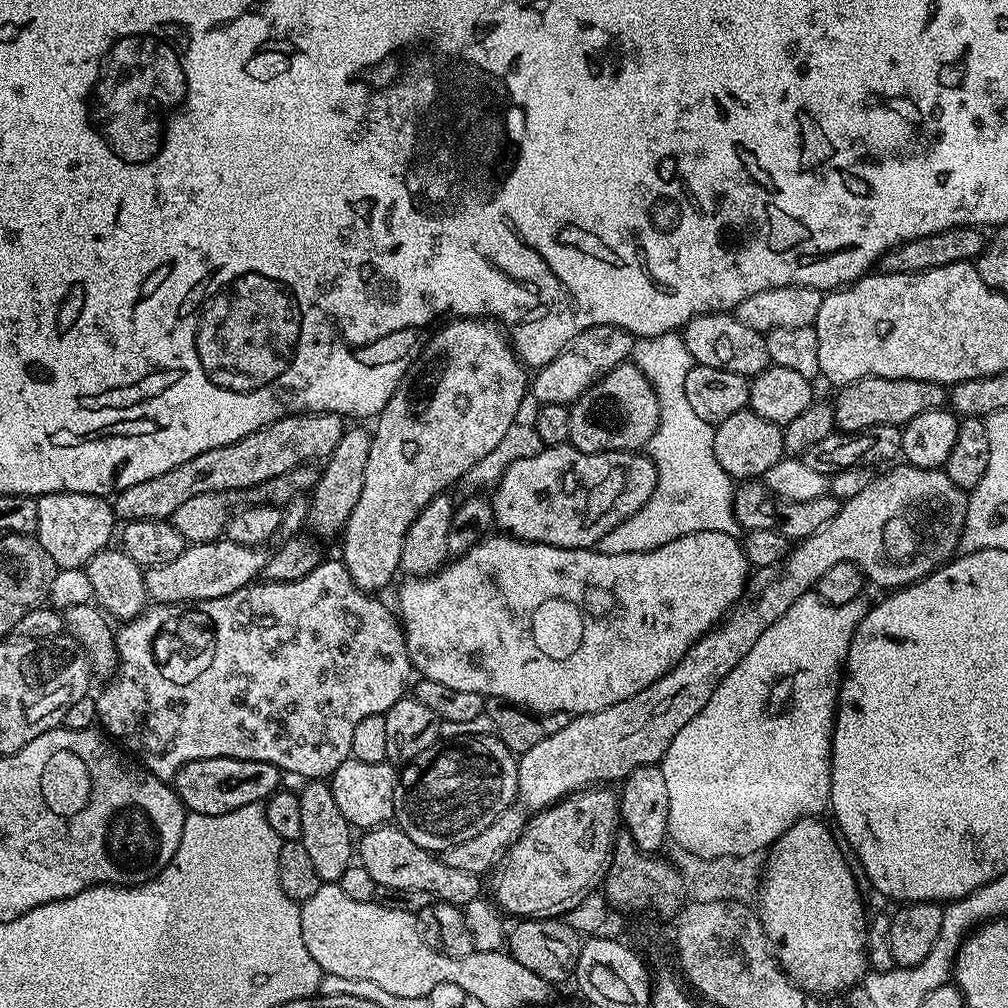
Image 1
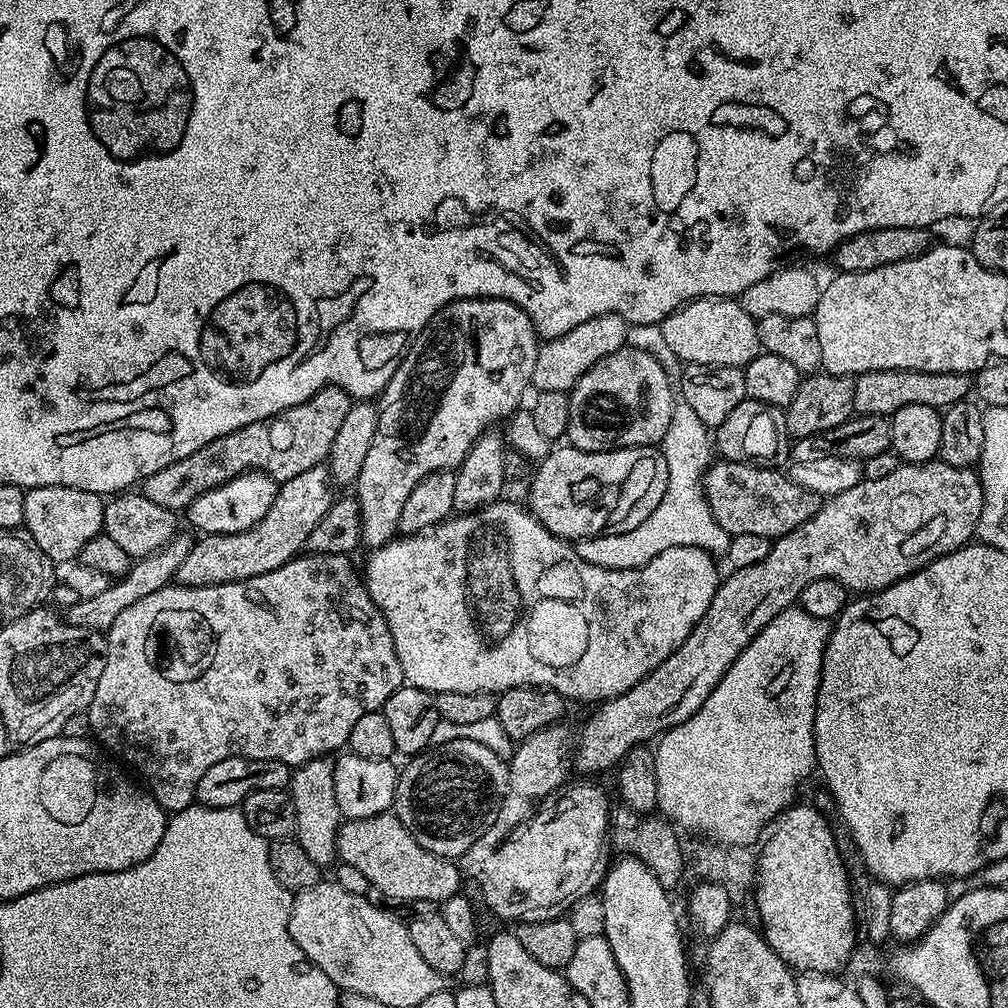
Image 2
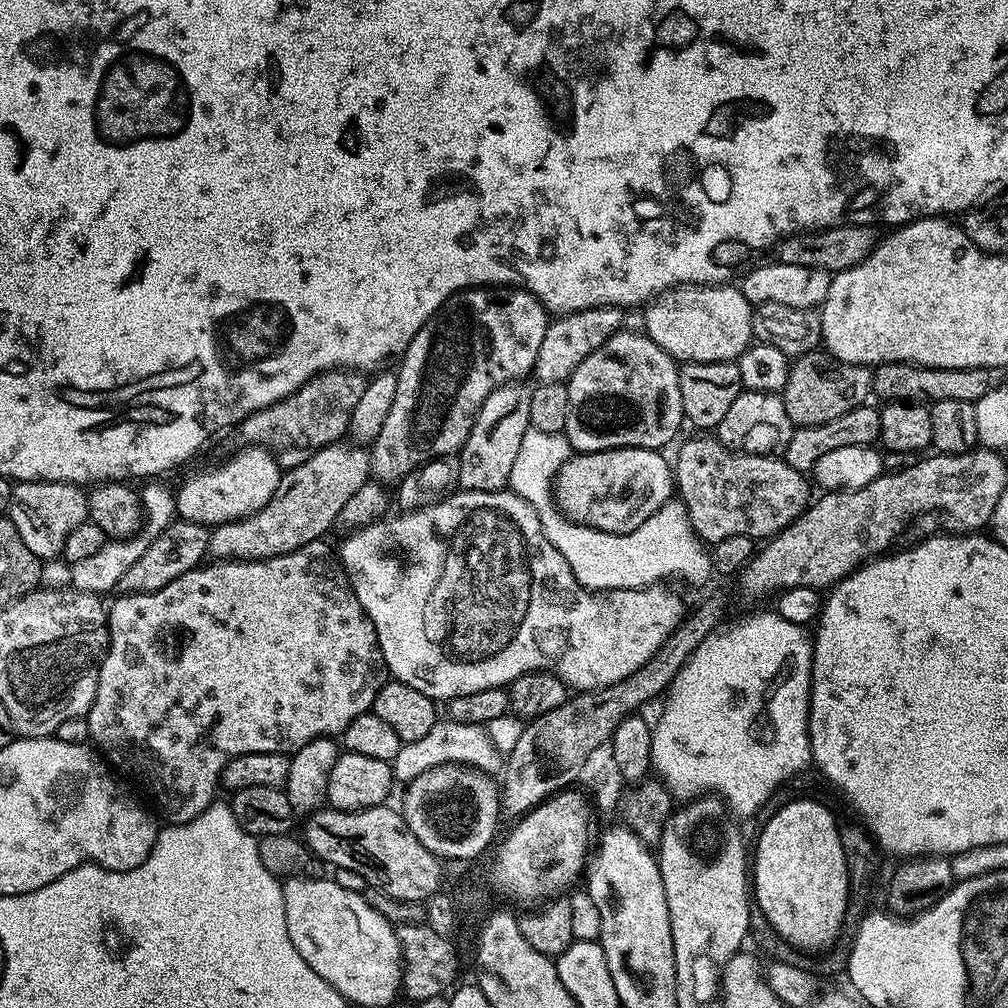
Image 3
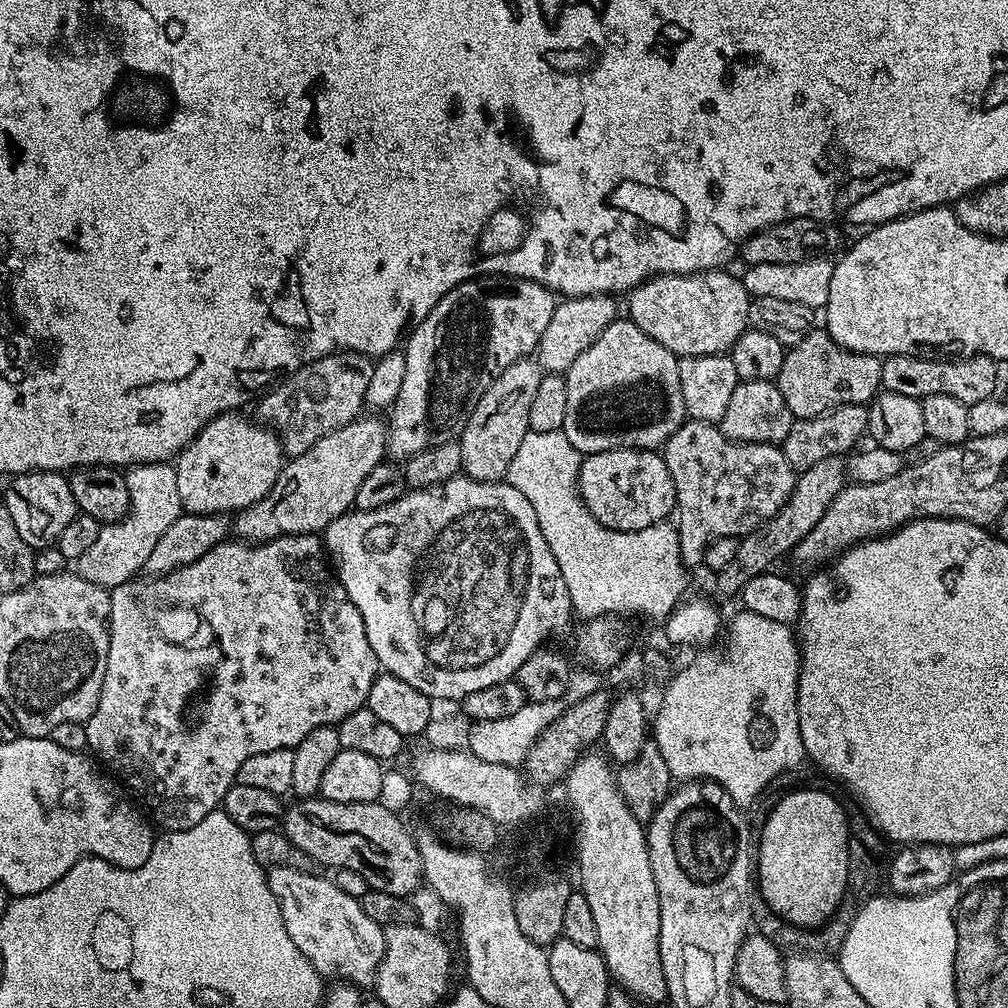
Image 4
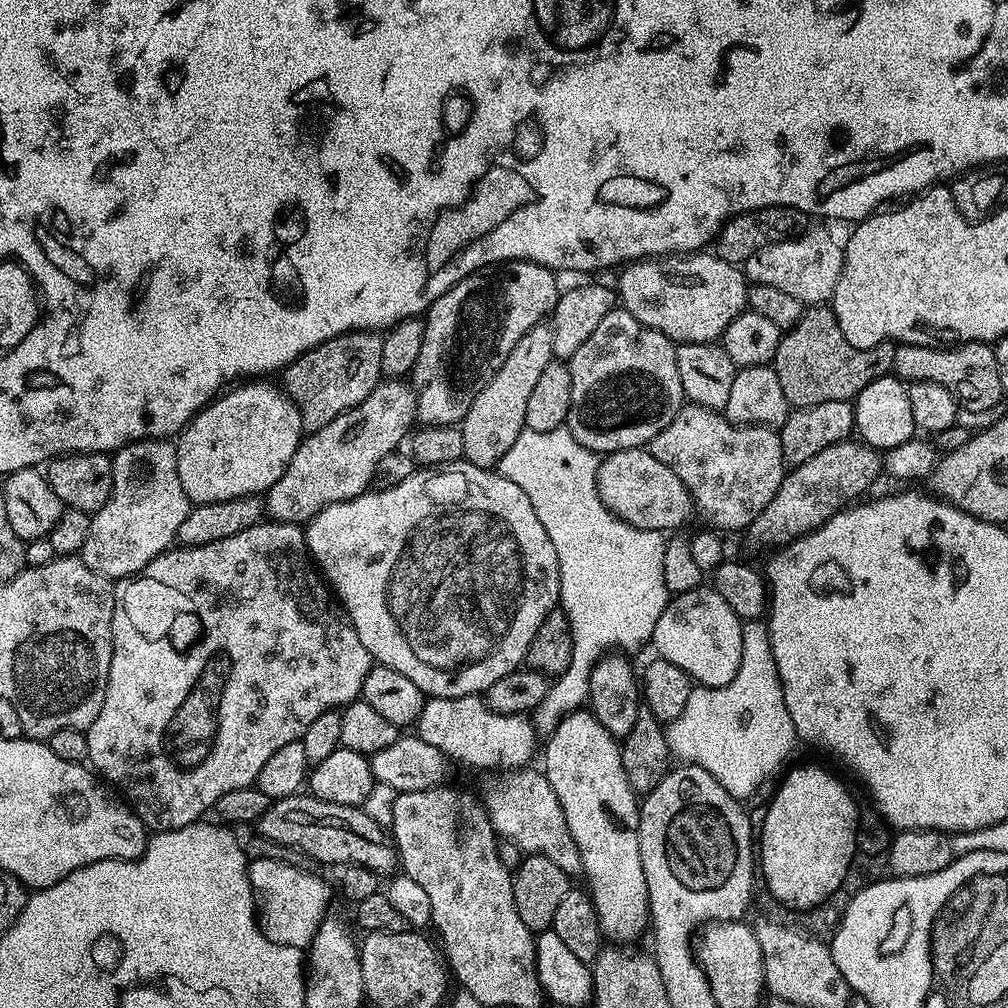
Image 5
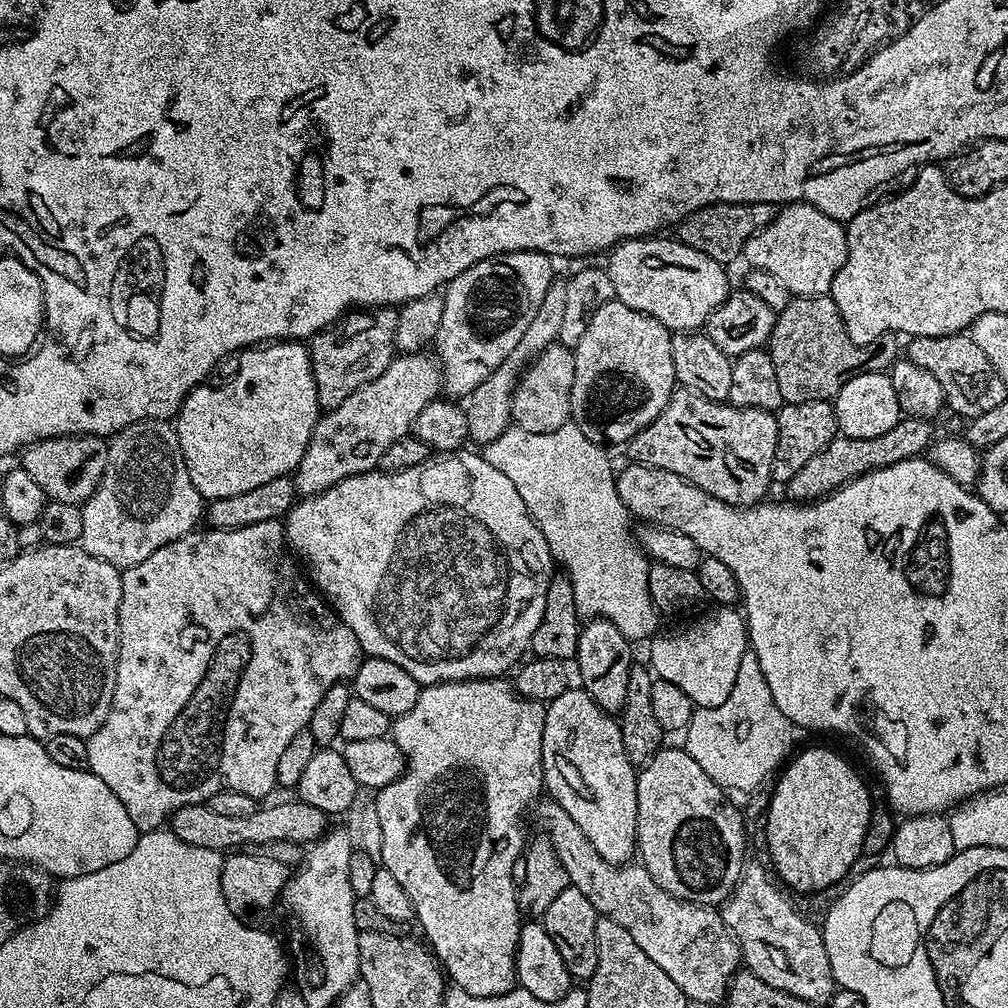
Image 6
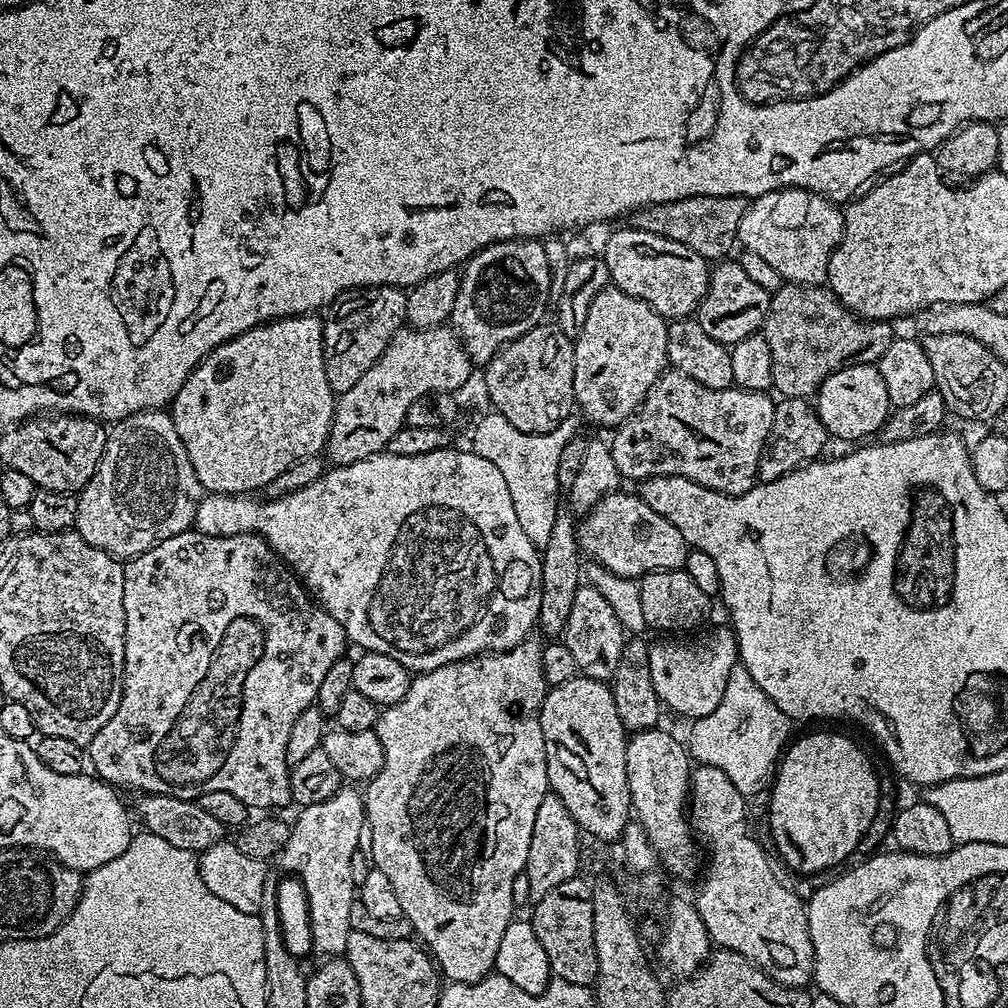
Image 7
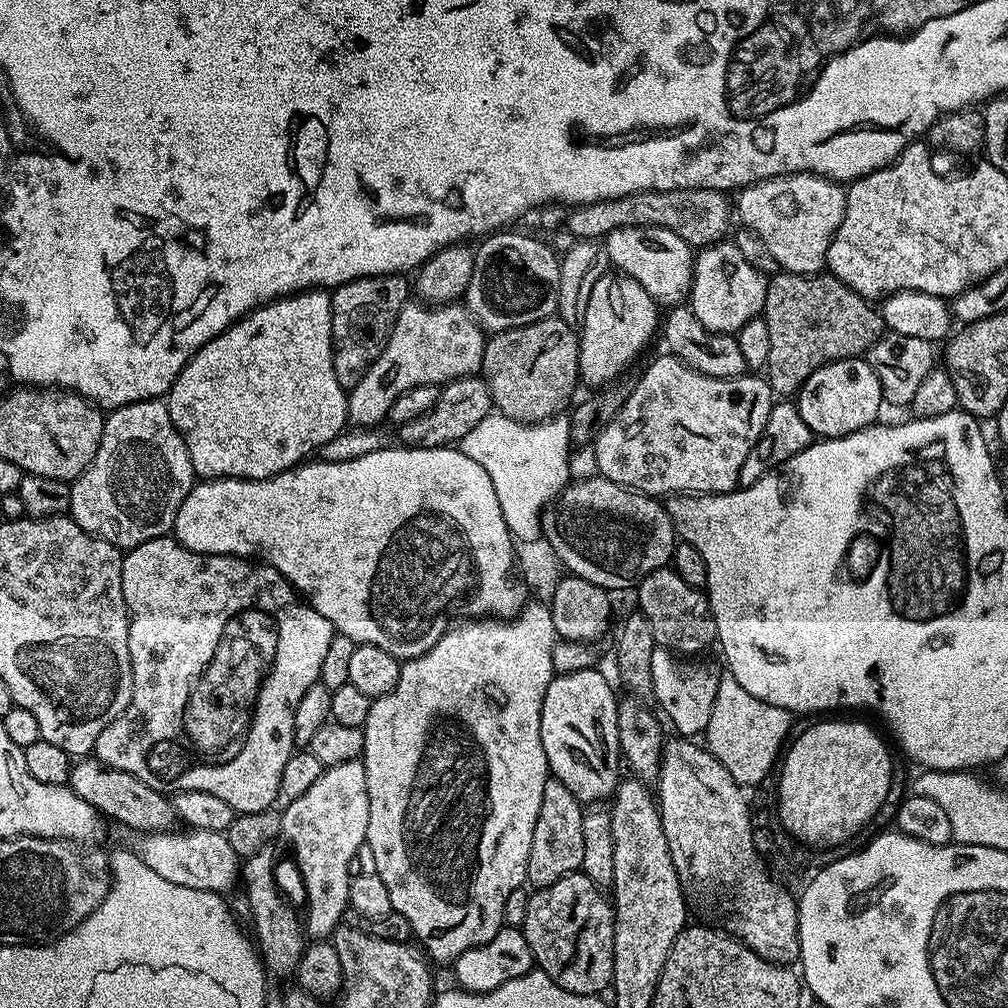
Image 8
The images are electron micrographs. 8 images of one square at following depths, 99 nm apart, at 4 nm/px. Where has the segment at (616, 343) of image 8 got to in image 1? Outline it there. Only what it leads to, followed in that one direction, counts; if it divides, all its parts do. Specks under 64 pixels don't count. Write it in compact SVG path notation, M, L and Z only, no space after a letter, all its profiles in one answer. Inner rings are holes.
M631 362L614 366L571 405L568 443L579 452L640 452L658 428L658 398L642 370Z

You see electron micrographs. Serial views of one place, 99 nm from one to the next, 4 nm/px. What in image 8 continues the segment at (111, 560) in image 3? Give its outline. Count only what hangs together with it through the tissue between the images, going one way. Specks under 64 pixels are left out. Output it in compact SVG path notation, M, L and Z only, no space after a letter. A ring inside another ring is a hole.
M158 399L124 404L105 415L98 454L87 470L71 481L70 515L91 536L127 550L175 529L178 510L193 483L190 454L170 418L167 403Z

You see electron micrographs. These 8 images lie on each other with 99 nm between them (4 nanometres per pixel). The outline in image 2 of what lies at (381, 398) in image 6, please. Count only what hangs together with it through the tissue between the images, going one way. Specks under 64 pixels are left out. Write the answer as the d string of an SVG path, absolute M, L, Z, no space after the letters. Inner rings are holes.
M321 466L306 470L306 474L298 474L298 478L283 481L276 489L274 506L258 522L258 526L250 526L250 530L242 530L238 534L201 535L193 543L190 554L178 566L174 577L175 583L184 584L187 588L198 586L214 586L235 580L258 578L258 574L266 574L270 570L278 570L278 566L286 566L305 551L310 534L314 534L314 526L322 522L322 514L330 510L334 499L334 485L328 475L327 467Z

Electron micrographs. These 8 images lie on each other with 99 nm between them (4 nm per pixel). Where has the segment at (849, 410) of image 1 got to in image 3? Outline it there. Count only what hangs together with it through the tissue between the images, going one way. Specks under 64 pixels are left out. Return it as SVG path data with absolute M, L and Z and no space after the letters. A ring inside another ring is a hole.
M889 364L875 365L872 374L872 392L881 396L881 401L907 400L918 404L934 405L947 402L954 398L958 402L975 404L982 394L993 387L987 368L923 368L920 364Z

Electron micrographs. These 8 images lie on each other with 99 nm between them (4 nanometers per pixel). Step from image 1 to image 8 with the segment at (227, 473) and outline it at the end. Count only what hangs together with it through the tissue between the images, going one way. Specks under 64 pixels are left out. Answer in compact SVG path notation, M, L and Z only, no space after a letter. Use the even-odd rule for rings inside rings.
M404 274L394 276L363 276L348 284L341 284L331 293L332 297L332 357L334 358L334 374L338 382L346 390L358 386L370 370L372 363L379 358L390 334L394 330L394 322L404 304L410 300L410 280Z

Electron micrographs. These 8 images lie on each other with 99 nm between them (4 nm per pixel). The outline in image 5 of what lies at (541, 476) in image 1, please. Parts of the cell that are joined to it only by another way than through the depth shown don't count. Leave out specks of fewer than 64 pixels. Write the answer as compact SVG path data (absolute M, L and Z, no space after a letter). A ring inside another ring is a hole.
M647 447L627 448L617 452L609 452L603 457L604 461L596 464L596 489L606 506L613 516L619 520L624 520L634 528L650 530L651 532L664 532L668 528L680 528L691 516L694 516L694 505L692 496L682 486L678 474L670 470L670 466L662 466L654 454L650 454Z

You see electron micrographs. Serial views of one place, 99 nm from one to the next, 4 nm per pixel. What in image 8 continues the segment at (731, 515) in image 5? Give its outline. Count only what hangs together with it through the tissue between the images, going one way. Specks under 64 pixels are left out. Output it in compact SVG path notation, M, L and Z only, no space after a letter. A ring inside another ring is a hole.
M663 355L657 360L649 362L648 369L640 376L640 381L637 379L633 383L632 393L626 398L622 410L618 410L618 414L614 414L610 426L606 426L606 430L602 430L602 434L598 434L595 444L591 445L590 452L596 458L597 473L610 482L622 485L623 488L630 488L634 492L642 492L653 498L668 498L673 494L719 494L733 491L739 485L740 471L742 464L746 462L746 454L750 454L750 450L754 450L754 446L766 426L766 418L770 418L770 410L774 403L772 387L760 374L745 374L734 378L710 378L698 370L689 368L677 356Z

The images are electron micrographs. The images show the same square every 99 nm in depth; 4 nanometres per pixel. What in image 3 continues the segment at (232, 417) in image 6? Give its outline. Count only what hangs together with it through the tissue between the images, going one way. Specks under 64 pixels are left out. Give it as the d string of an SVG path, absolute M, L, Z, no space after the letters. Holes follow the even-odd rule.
M248 446L240 451L244 452L238 453L233 460L228 460L218 468L210 469L209 472L200 472L197 476L190 477L180 489L178 487L175 489L176 514L179 519L215 526L226 522L234 522L240 520L243 516L254 514L270 502L282 475L282 469L277 464L276 457L264 448Z

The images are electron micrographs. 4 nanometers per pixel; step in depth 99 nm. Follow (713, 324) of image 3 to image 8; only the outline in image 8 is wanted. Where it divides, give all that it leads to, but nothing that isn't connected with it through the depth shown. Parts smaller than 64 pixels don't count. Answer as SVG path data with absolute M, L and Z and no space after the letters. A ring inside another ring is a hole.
M623 228L614 230L603 241L608 252L608 263L615 271L634 278L646 294L660 306L680 306L692 291L692 261L694 249L678 234L661 228Z

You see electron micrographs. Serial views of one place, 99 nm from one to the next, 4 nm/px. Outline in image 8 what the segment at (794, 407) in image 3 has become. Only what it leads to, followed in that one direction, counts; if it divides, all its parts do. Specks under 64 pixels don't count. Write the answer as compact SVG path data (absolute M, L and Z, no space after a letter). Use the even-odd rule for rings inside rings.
M783 270L768 280L766 302L762 319L770 329L770 358L766 365L766 379L773 393L780 398L792 398L799 393L800 387L822 366L835 360L855 360L863 357L874 342L885 335L884 319L879 311L863 296L859 296L850 286L831 274L803 276Z

